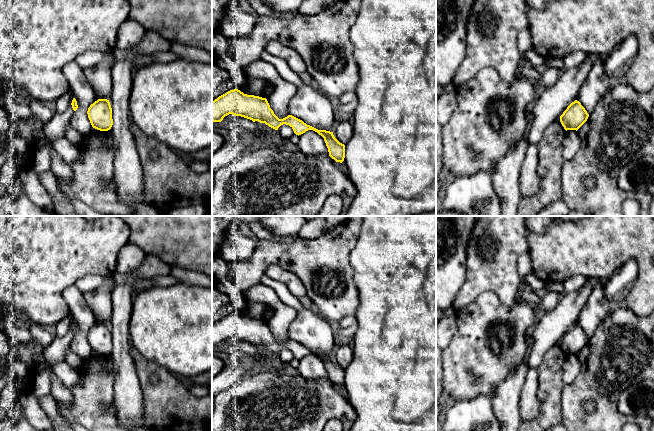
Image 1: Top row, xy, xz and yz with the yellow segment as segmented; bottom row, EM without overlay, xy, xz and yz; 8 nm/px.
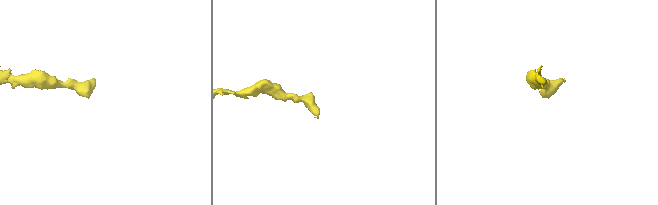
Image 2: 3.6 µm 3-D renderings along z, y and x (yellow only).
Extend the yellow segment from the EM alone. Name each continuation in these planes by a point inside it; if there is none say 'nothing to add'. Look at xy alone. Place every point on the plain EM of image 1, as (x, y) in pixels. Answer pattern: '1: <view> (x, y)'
nothing to add

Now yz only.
nothing to add

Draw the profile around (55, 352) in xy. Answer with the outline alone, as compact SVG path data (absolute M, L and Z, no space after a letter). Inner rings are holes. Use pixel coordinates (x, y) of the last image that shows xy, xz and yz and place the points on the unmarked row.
M71 317L70 328L63 337L55 337L52 343L42 350L45 362L51 367L55 363L65 361L65 353L70 348L70 343L74 337L72 324L74 320Z

